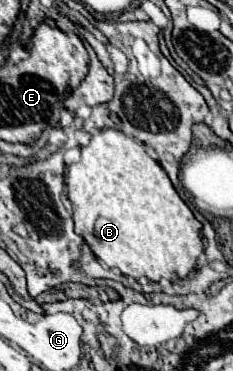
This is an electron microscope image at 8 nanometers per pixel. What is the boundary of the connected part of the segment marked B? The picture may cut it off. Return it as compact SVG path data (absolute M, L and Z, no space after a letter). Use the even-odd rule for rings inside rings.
M114 128L100 130L96 136L92 136L90 144L82 148L80 162L68 166L66 184L68 198L72 202L74 230L84 238L92 254L108 268L118 268L124 276L132 276L136 280L144 276L152 282L162 278L180 282L196 268L198 256L204 252L200 234L202 224L178 196L164 168L146 154L142 142L136 142L134 138Z

